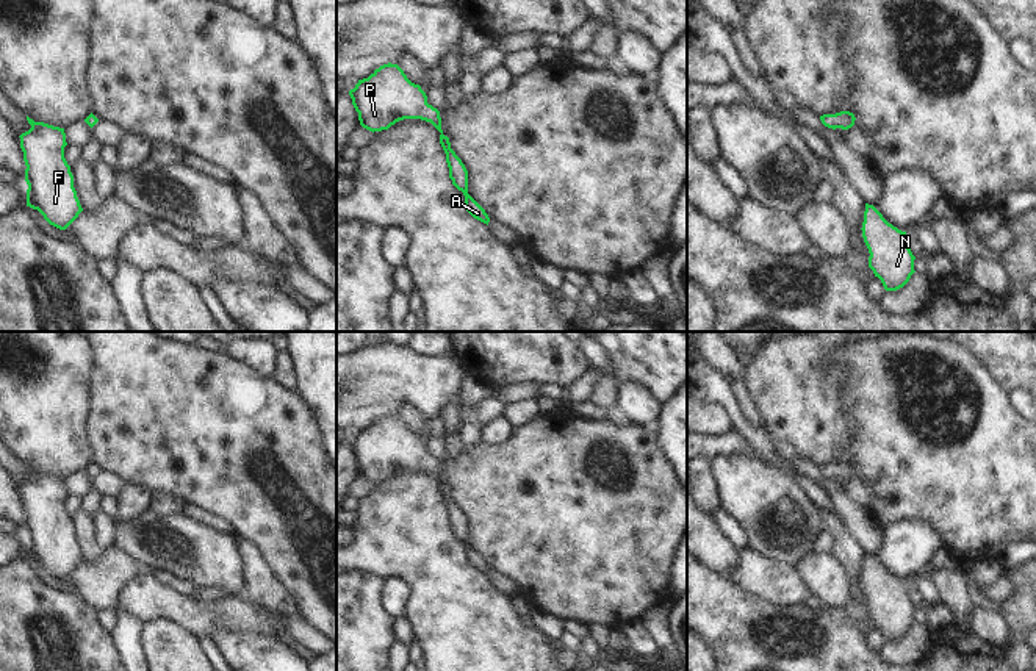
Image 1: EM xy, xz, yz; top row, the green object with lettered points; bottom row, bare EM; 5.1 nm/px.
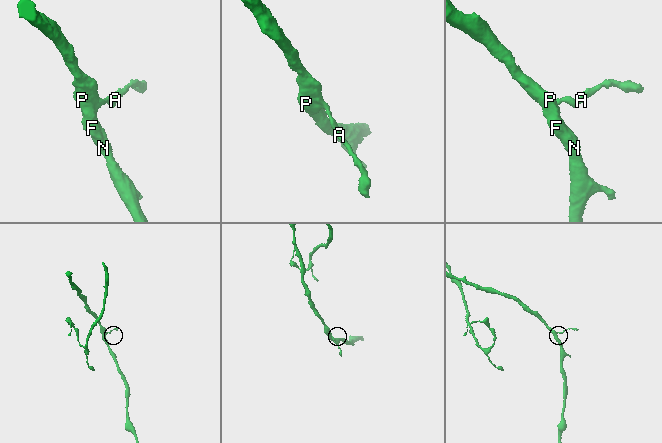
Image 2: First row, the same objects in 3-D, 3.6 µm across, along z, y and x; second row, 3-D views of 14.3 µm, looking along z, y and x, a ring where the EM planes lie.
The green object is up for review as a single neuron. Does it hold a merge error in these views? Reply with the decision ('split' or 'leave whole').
leave whole

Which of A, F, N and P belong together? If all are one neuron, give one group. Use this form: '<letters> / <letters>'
A F N P

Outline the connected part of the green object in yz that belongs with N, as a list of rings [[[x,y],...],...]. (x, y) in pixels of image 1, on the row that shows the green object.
[[[865,203],[862,238],[869,249],[869,267],[878,277],[886,291],[903,288],[914,271],[914,260],[906,231],[889,224],[883,214]]]

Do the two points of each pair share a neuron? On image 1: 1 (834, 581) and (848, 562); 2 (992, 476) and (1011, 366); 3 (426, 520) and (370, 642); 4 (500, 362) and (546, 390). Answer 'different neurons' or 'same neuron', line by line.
1: different neurons
2: different neurons
3: different neurons
4: different neurons

